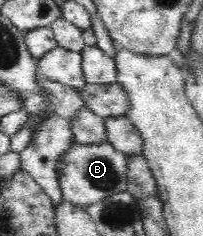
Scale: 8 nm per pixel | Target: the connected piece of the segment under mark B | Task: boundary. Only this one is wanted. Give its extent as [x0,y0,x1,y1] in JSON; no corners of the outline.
[56,140,129,209]

